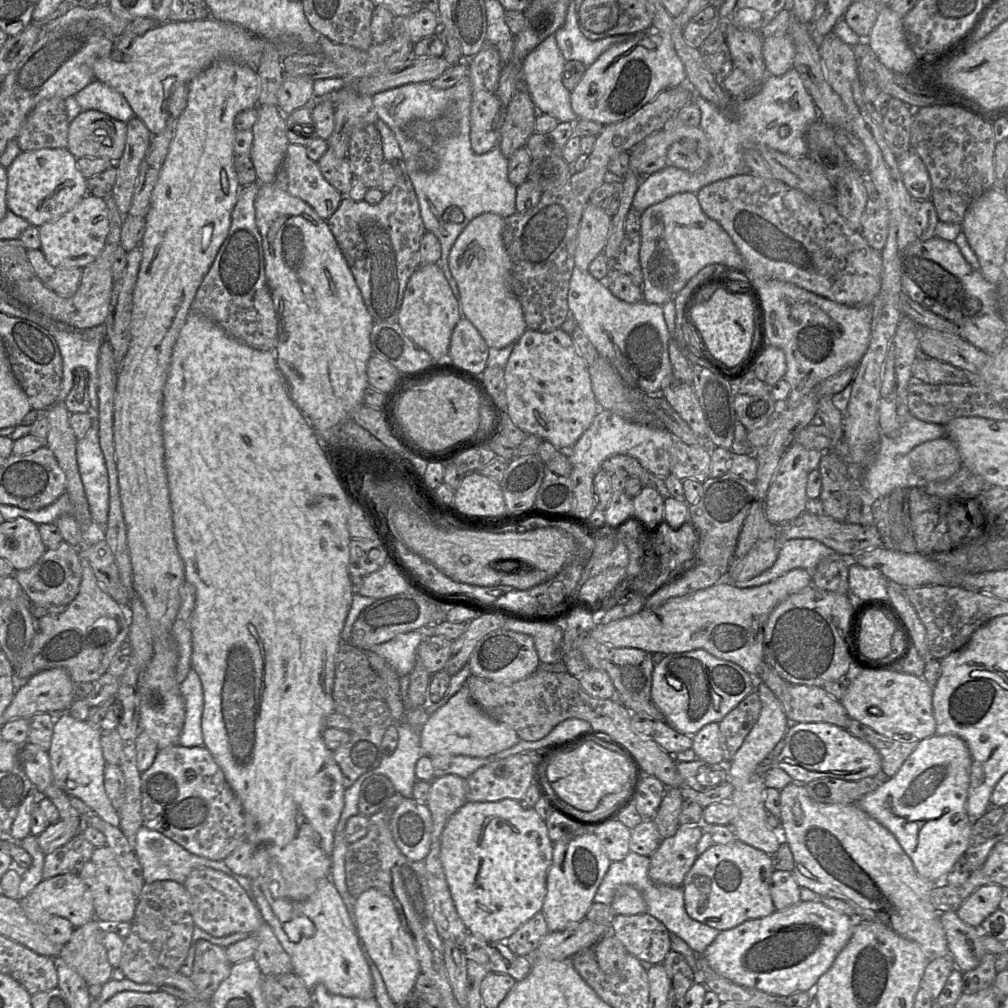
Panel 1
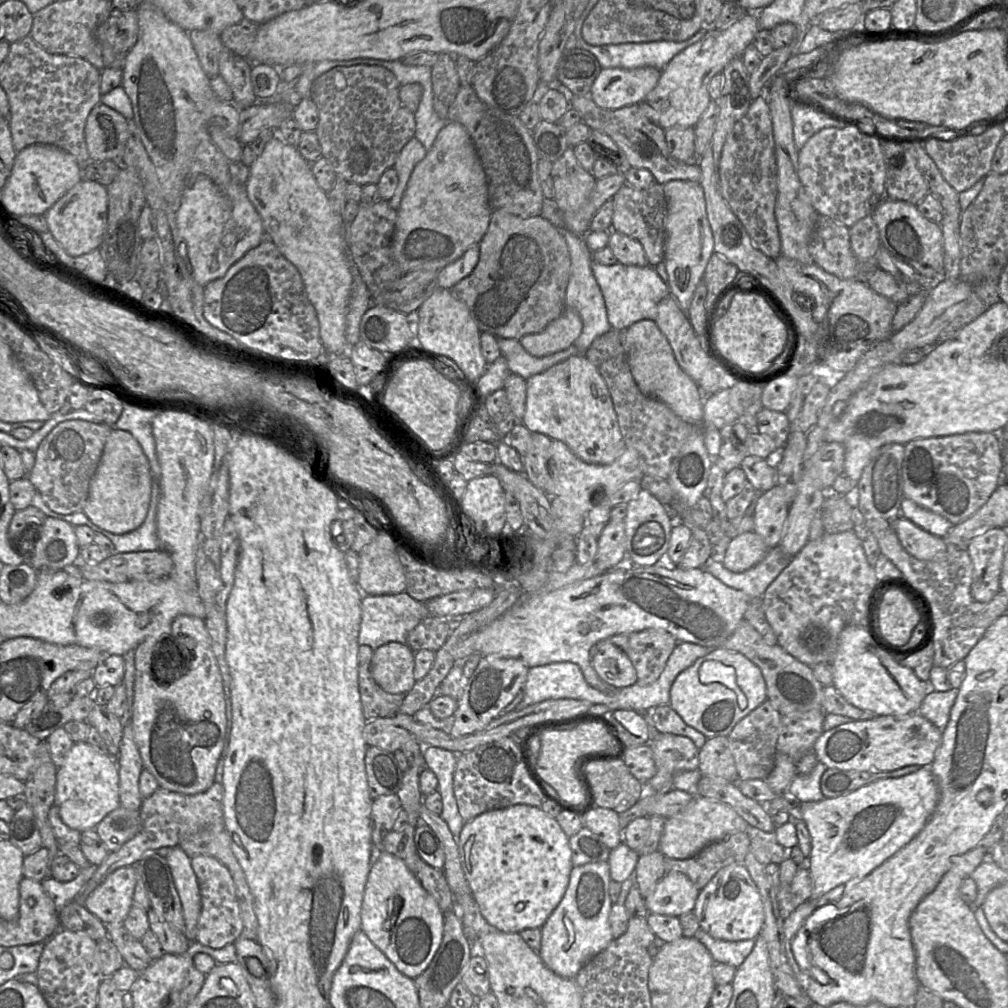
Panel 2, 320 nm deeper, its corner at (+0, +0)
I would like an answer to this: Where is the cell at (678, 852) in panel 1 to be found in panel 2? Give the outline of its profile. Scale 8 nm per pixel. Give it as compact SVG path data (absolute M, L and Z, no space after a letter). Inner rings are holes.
M667 871L644 902L649 913L680 917L693 912L699 891L685 874Z

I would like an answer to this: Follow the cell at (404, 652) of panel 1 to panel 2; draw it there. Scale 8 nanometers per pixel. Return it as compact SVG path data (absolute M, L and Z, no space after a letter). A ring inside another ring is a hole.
M405 591L394 595L369 595L361 600L361 624L358 636L360 645L368 645L374 651L388 643L406 643L409 632L428 614L425 602L416 601Z

